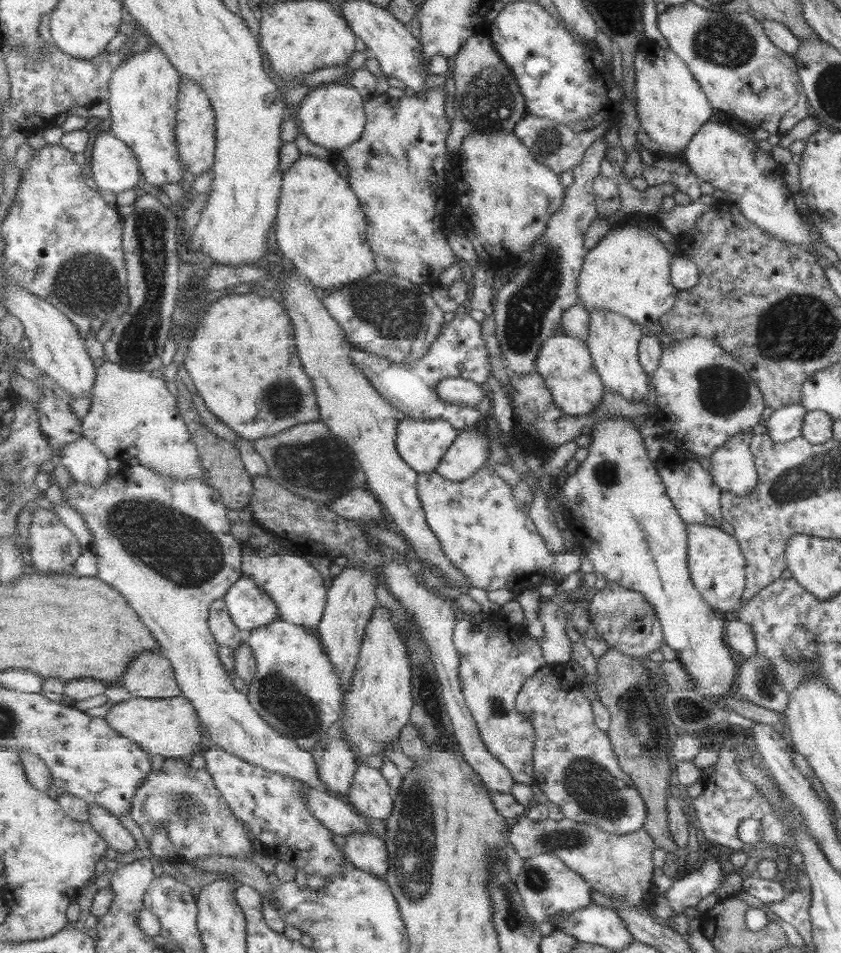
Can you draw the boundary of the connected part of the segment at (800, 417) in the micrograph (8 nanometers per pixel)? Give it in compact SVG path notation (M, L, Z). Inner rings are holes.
M792 404L779 409L764 422L766 435L774 442L786 442L802 434L802 425L807 410L801 404Z

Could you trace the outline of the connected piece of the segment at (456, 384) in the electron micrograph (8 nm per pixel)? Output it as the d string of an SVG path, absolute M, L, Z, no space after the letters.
M459 377L440 382L437 391L444 400L475 407L480 406L480 402L486 398L486 392L480 383Z

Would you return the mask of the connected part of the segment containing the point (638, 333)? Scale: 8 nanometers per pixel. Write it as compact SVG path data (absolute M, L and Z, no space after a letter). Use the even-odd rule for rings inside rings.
M592 311L590 336L587 343L596 360L600 375L607 390L618 393L633 401L646 401L650 398L651 377L641 361L641 342L645 328L628 315L616 311Z

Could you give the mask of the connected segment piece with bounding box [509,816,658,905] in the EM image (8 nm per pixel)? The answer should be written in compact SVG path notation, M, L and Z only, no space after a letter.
M522 817L513 824L509 840L526 862L544 854L560 857L572 870L579 872L591 882L593 888L611 900L633 899L637 905L644 894L654 886L654 850L658 847L655 838L644 828L635 833L617 835L604 830L596 823L578 822L571 818L538 822L532 817Z

